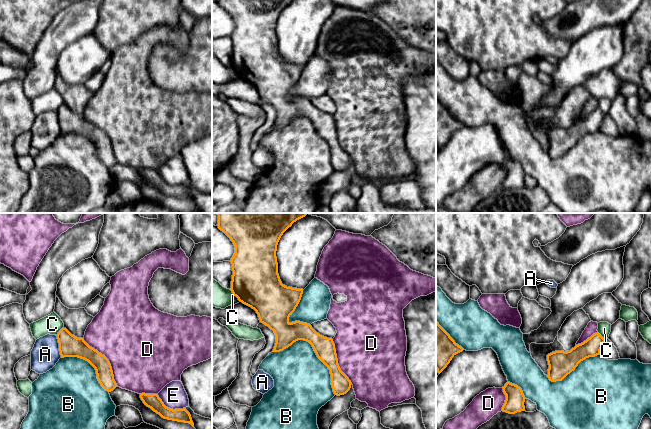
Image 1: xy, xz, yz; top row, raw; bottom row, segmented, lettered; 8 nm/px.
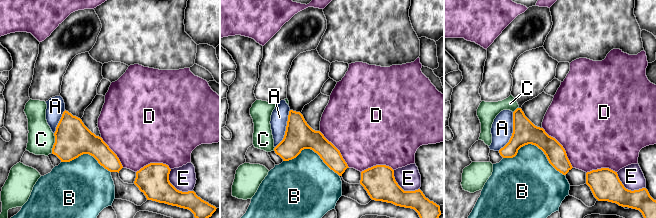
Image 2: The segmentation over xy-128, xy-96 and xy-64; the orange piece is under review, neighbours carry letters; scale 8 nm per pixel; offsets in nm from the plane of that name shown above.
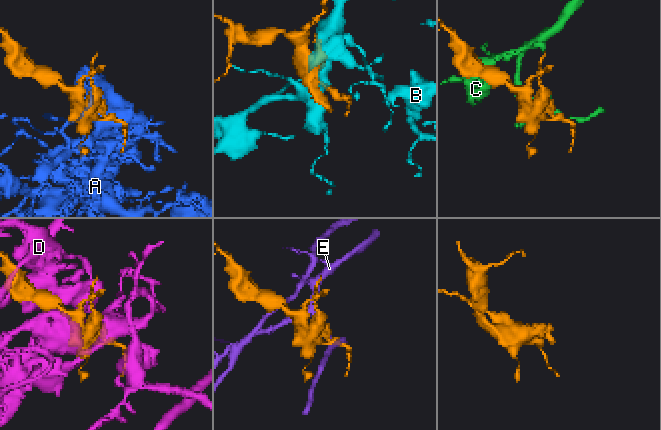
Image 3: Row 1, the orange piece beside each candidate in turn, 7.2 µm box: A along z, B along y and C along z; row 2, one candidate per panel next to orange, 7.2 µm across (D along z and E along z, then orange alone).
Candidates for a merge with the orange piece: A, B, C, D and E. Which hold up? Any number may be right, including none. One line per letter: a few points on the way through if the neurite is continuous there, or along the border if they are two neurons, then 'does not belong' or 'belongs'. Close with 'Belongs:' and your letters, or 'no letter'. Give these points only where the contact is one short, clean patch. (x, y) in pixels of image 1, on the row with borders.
A: does not belong
B: belongs
C: does not belong
D: does not belong
E: does not belong
Belongs: B

